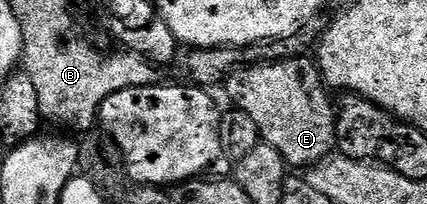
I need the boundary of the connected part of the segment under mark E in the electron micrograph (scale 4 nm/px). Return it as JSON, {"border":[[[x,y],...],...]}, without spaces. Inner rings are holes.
{"border":[[[315,59],[240,66],[227,77],[227,88],[231,103],[253,119],[259,139],[274,146],[274,150],[282,154],[284,163],[293,169],[307,170],[337,151],[336,112],[334,104],[332,108],[328,101],[329,93]]]}

